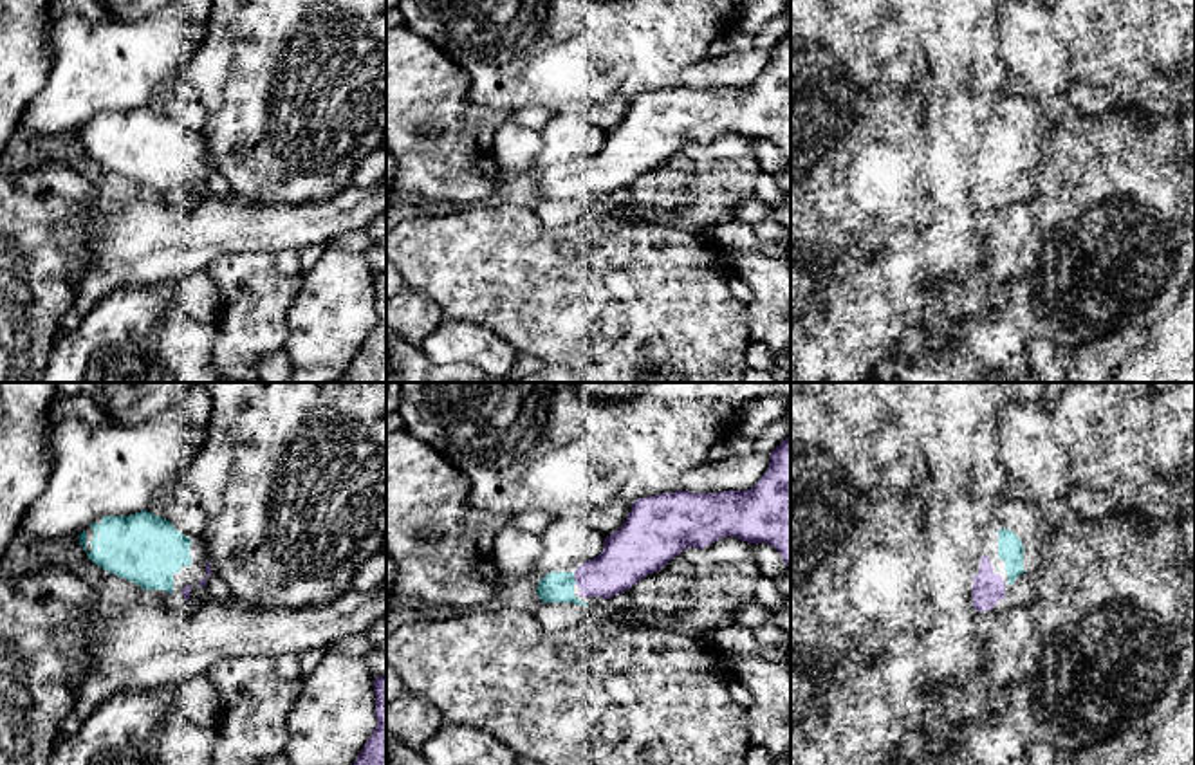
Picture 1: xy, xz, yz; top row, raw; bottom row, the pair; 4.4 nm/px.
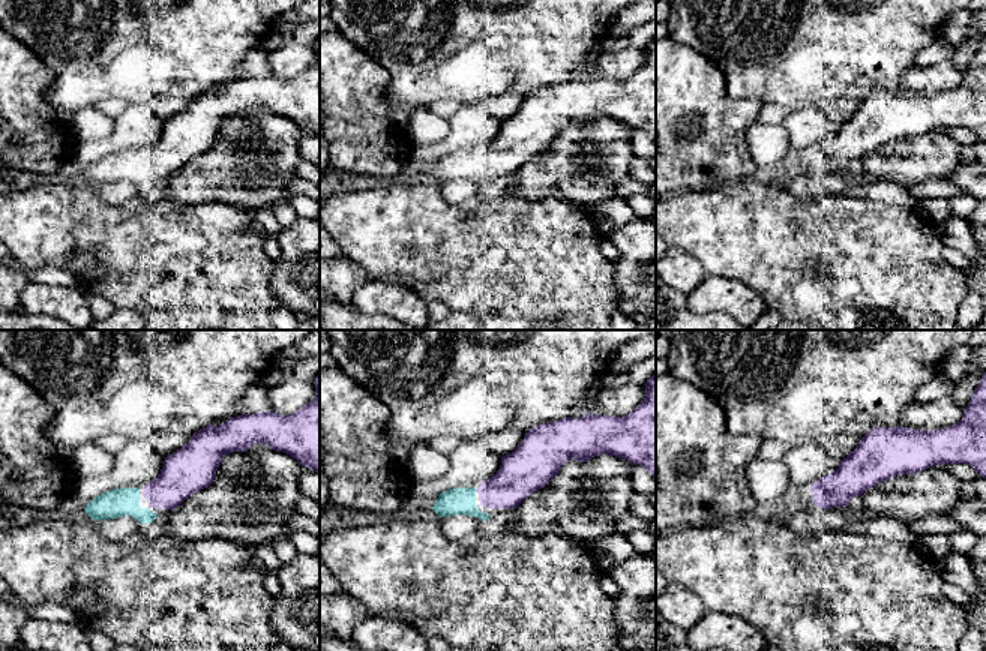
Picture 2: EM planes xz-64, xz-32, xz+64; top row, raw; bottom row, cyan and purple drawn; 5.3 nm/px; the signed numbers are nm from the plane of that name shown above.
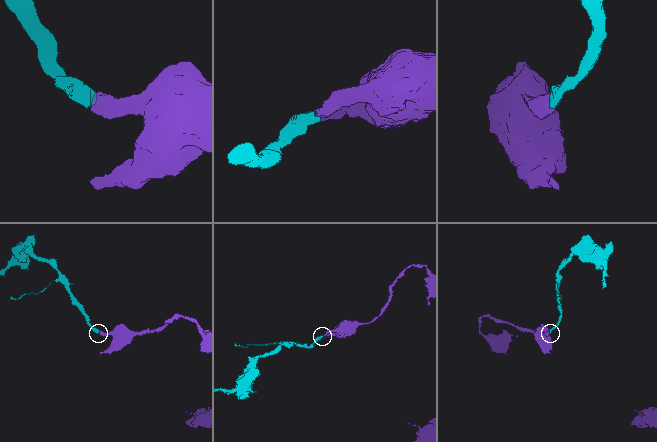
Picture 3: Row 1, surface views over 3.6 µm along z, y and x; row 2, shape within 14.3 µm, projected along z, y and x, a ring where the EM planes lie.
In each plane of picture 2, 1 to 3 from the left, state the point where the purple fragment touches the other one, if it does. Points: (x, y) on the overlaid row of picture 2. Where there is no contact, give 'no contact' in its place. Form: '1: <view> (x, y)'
1: no contact
2: no contact
3: no contact

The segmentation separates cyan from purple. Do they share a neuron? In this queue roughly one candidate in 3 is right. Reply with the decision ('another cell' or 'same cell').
same cell

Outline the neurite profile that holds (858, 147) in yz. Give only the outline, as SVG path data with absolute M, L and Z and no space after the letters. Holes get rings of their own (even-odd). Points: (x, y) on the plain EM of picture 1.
M791 0L791 249L796 249L801 256L814 254L821 262L821 271L812 271L825 274L848 247L852 247L863 235L888 229L888 227L906 227L910 224L921 224L930 213L930 197L928 197L928 164L926 164L926 128L924 121L919 117L917 106L912 101L910 94L895 85L888 83L883 76L883 65L874 56L874 41L870 34L852 23L848 18L834 11L827 0Z

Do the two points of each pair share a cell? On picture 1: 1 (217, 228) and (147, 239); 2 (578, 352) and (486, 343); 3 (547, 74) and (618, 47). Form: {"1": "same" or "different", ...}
{"1": "same", "2": "different", "3": "same"}

